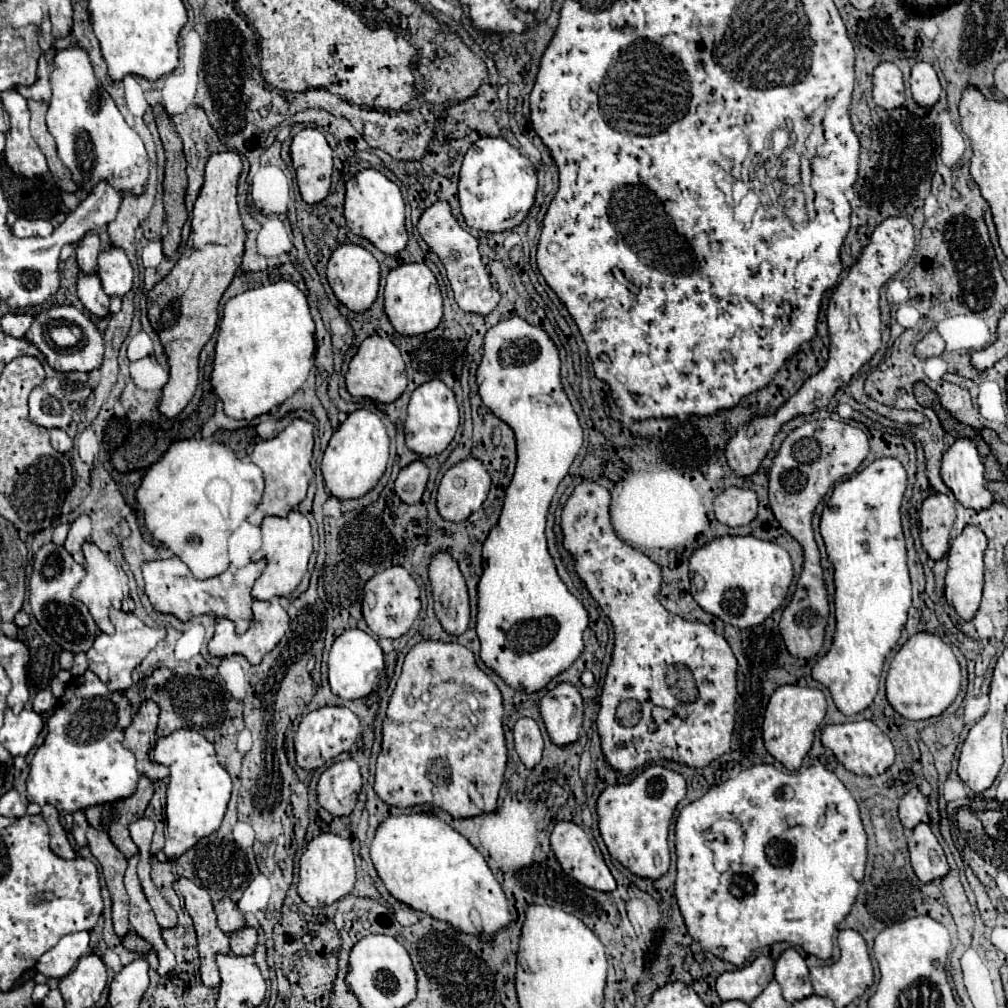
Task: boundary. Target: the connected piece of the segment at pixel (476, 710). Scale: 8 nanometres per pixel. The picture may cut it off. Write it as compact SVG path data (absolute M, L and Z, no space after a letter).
M421 641L403 661L397 687L389 699L383 719L383 741L377 757L375 793L393 807L435 805L451 817L469 819L497 809L499 789L507 765L507 745L503 733L503 703L497 685L477 667L475 655L459 643Z

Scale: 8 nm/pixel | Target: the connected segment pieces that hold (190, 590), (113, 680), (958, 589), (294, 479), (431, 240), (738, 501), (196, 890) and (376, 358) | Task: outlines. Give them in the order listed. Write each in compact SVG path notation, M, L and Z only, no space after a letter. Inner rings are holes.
M179 557L145 561L141 565L143 577L145 577L145 593L157 613L175 615L179 621L189 621L191 617L197 617L197 615L213 615L215 619L229 619L233 621L237 635L245 633L253 621L251 587L265 567L266 560L261 559L261 561L249 563L243 569L229 567L225 573L217 577L199 581L191 575L189 567Z
M111 609L111 621L115 625L115 633L113 635L101 633L95 639L93 649L87 653L87 659L89 659L89 669L101 681L105 681L109 685L109 689L125 691L131 687L133 669L147 657L147 653L157 645L157 641L161 641L165 637L165 631L147 627L133 613L125 613L125 611L117 611L117 609Z
M965 527L963 533L955 537L955 541L951 543L951 549L947 555L949 569L945 577L945 597L947 597L947 603L953 605L955 611L967 621L973 619L979 609L981 591L983 591L983 553L985 549L987 549L985 533L981 533L981 529L977 527Z
M295 419L277 437L267 439L267 441L259 441L253 447L253 453L249 455L249 459L263 471L265 491L263 491L261 503L247 519L251 525L261 525L263 517L267 517L267 515L287 517L289 511L297 509L297 505L305 499L309 481L313 477L311 451L313 451L313 425L303 419Z
M437 201L431 207L427 207L425 213L421 215L419 223L417 223L417 229L423 237L423 241L429 245L429 249L433 253L437 253L437 257L445 265L457 305L467 313L489 315L497 307L501 295L491 285L489 273L485 271L485 265L481 263L481 255L479 255L479 249L477 249L477 245L479 245L477 239L469 231L459 227L457 219L451 215L449 203L447 201Z
M731 487L715 499L715 517L717 521L737 527L747 525L757 515L757 497L749 489Z
M179 879L177 891L185 899L185 909L191 915L193 927L197 933L201 981L207 987L219 987L221 979L219 979L215 955L217 953L229 953L229 937L225 933L221 933L221 929L217 927L213 903L211 903L211 897L205 889L197 887L189 879Z
M371 335L367 337L355 357L349 363L349 371L345 375L347 381L347 391L353 397L369 397L373 401L381 401L381 403L391 403L395 401L407 387L407 377L405 377L405 363L401 359L399 349L389 341L383 339L379 335Z

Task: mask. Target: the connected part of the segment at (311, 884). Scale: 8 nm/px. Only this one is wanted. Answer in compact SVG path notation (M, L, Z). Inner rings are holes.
M321 833L307 843L299 859L299 897L309 907L325 907L349 895L355 885L355 861L351 843L335 833Z

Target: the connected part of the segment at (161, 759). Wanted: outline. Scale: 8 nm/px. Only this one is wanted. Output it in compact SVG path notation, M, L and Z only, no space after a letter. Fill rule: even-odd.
M177 729L171 735L161 737L153 749L153 761L167 765L171 771L167 785L167 833L163 853L169 859L175 859L191 849L201 837L219 829L231 795L231 777L219 765L213 743L193 729Z

